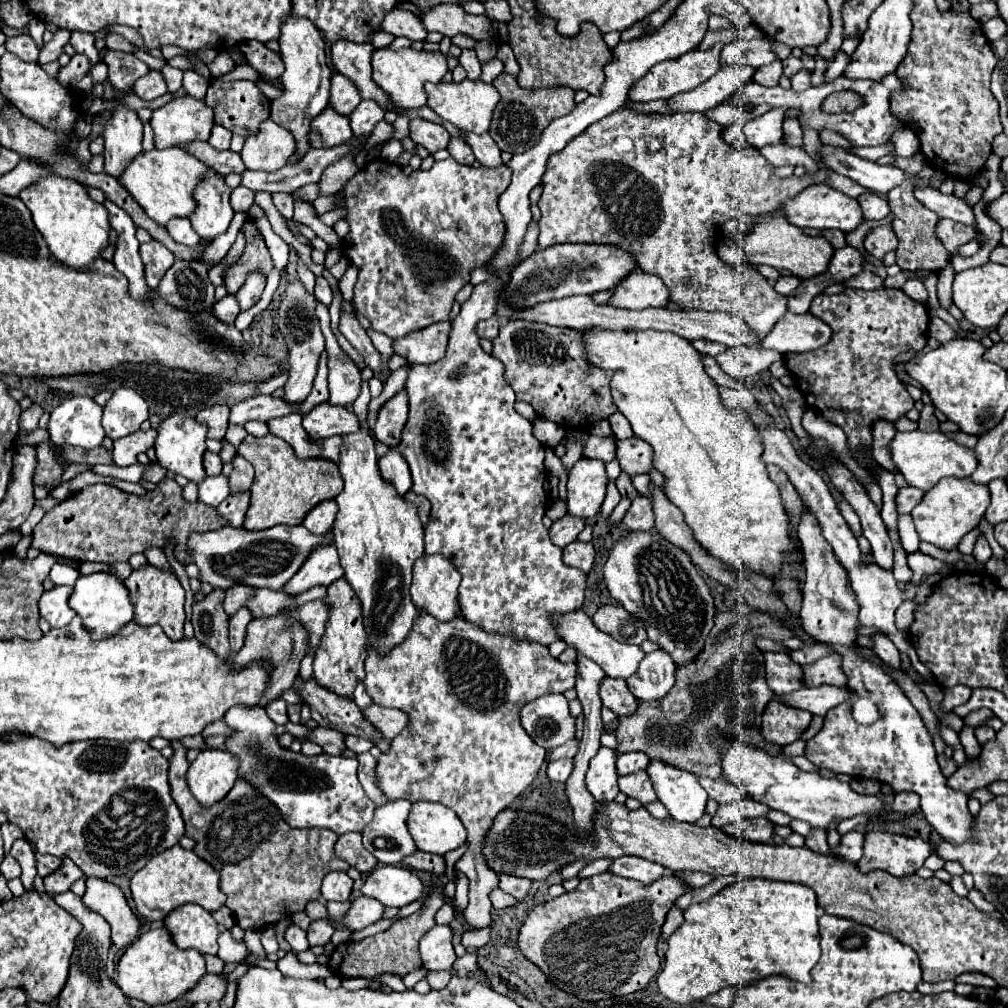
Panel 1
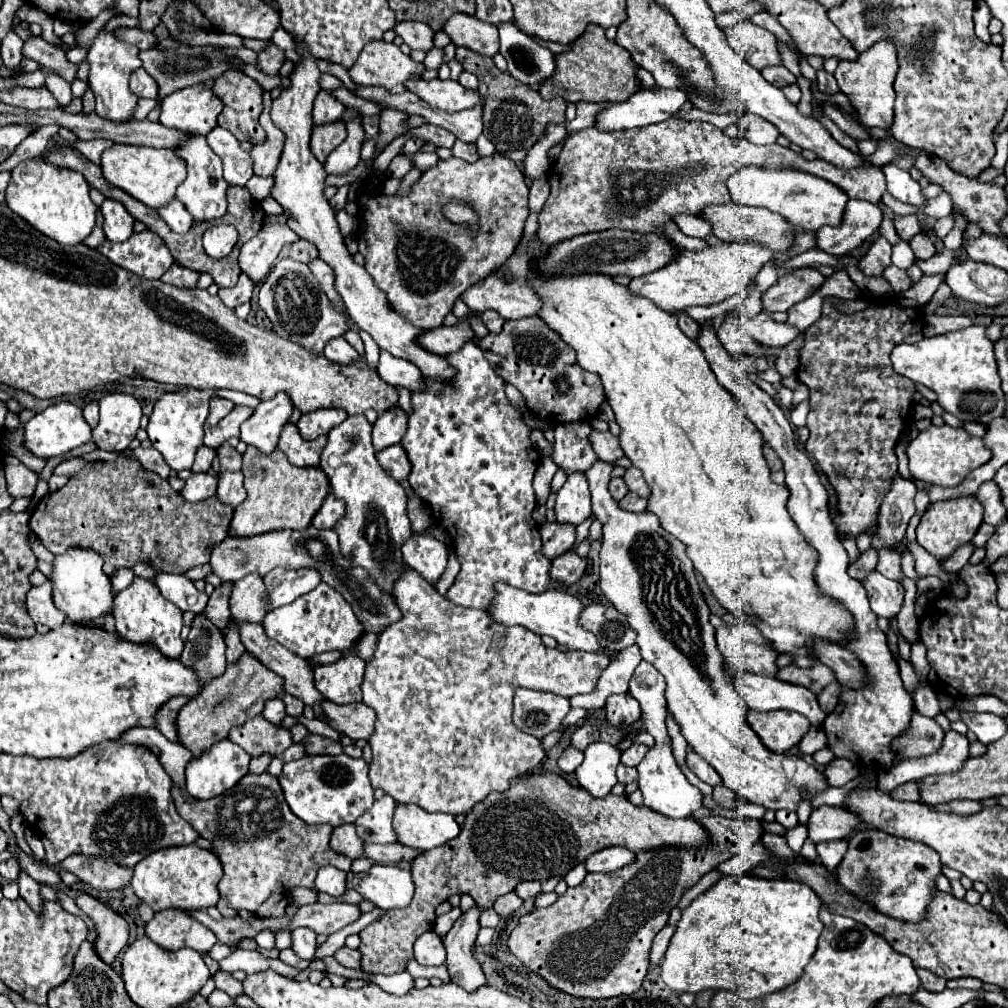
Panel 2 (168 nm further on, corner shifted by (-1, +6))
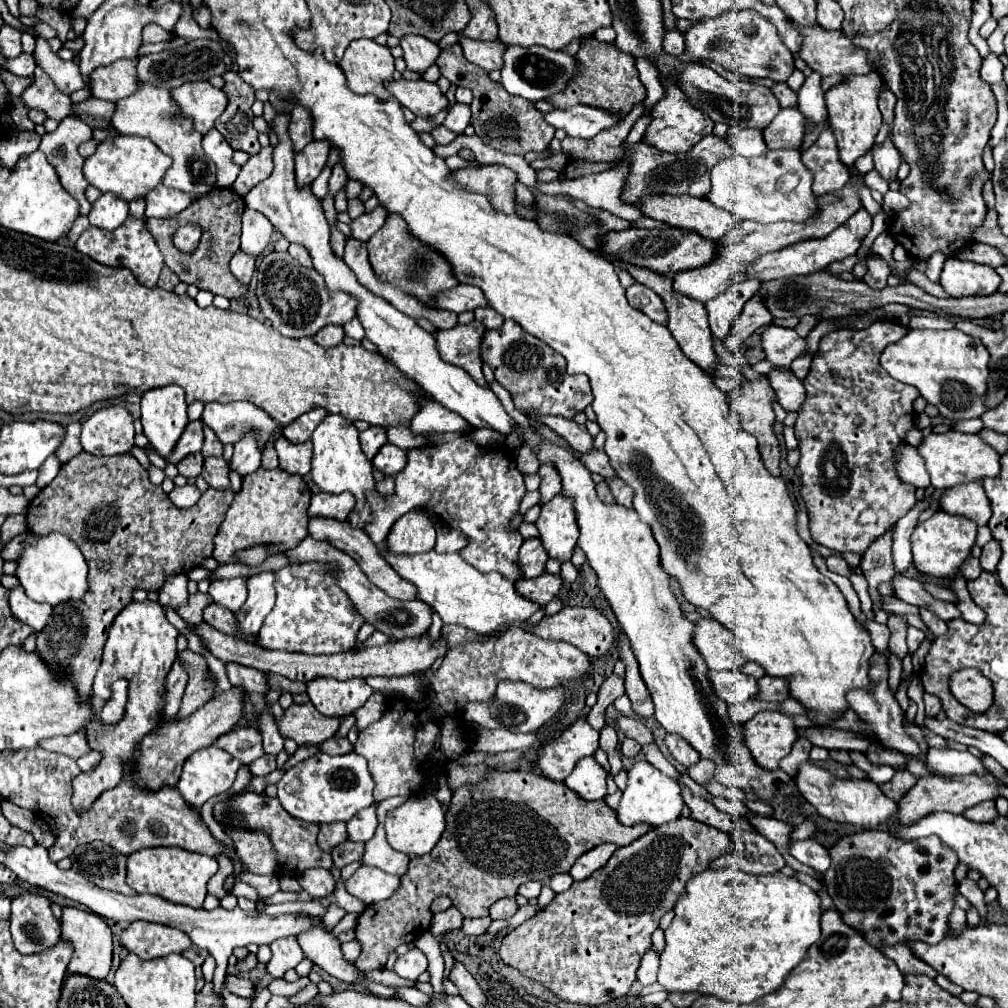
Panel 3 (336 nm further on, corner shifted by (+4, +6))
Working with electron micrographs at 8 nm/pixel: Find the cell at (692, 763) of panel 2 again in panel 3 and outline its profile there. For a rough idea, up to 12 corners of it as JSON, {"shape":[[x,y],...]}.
{"shape":[[666,735],[672,757],[686,769],[700,761],[682,737]]}

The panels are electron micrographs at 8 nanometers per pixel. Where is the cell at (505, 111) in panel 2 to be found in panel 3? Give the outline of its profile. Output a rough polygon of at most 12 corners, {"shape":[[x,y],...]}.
{"shape":[[460,45],[440,51],[442,75],[474,93],[472,127],[502,153],[546,151],[554,127],[510,95]]}

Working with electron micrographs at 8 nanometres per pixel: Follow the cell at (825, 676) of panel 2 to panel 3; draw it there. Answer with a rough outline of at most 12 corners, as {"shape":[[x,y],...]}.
{"shape":[[784,677],[758,679],[764,701],[784,701],[790,687]]}

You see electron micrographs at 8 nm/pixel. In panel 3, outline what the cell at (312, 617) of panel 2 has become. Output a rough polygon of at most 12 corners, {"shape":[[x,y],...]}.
{"shape":[[314,565],[276,573],[264,649],[334,655],[364,619]]}

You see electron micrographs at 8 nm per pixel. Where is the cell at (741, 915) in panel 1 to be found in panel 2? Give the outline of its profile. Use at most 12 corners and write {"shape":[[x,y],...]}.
{"shape":[[723,875],[683,911],[671,991],[795,983],[823,923],[797,879]]}

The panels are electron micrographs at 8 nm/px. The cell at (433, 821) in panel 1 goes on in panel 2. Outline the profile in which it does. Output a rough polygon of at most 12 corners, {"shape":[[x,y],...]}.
{"shape":[[397,805],[397,843],[429,851],[459,835],[449,813]]}

